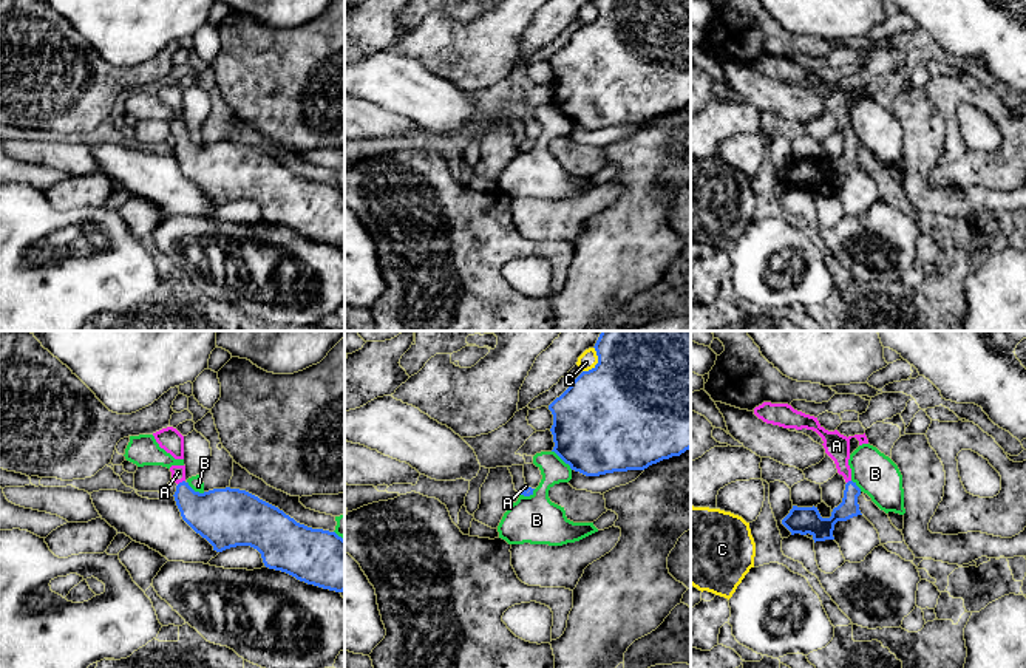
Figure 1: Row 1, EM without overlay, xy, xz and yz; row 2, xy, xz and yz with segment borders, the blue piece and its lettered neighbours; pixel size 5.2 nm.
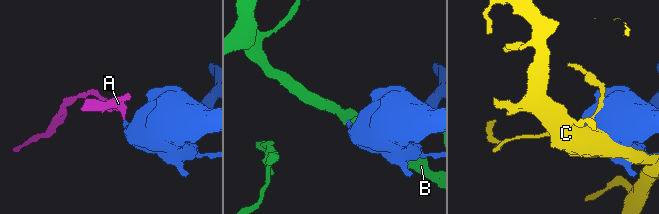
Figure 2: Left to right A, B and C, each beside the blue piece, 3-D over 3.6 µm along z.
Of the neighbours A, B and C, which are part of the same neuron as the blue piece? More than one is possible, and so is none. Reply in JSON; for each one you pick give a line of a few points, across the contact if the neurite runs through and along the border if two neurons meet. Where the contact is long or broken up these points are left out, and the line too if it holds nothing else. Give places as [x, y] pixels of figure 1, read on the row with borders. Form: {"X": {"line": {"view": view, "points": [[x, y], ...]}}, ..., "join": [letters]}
{"A": {"line": {"view": "xy", "points": [[217, 515], [206, 512], [183, 481], [178, 472]]}}, "join": ["A"]}

